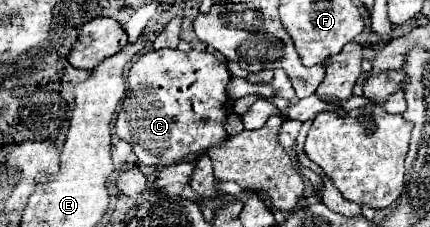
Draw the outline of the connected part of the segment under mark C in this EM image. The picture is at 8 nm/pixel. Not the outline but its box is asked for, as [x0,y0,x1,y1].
[114,50,230,168]

